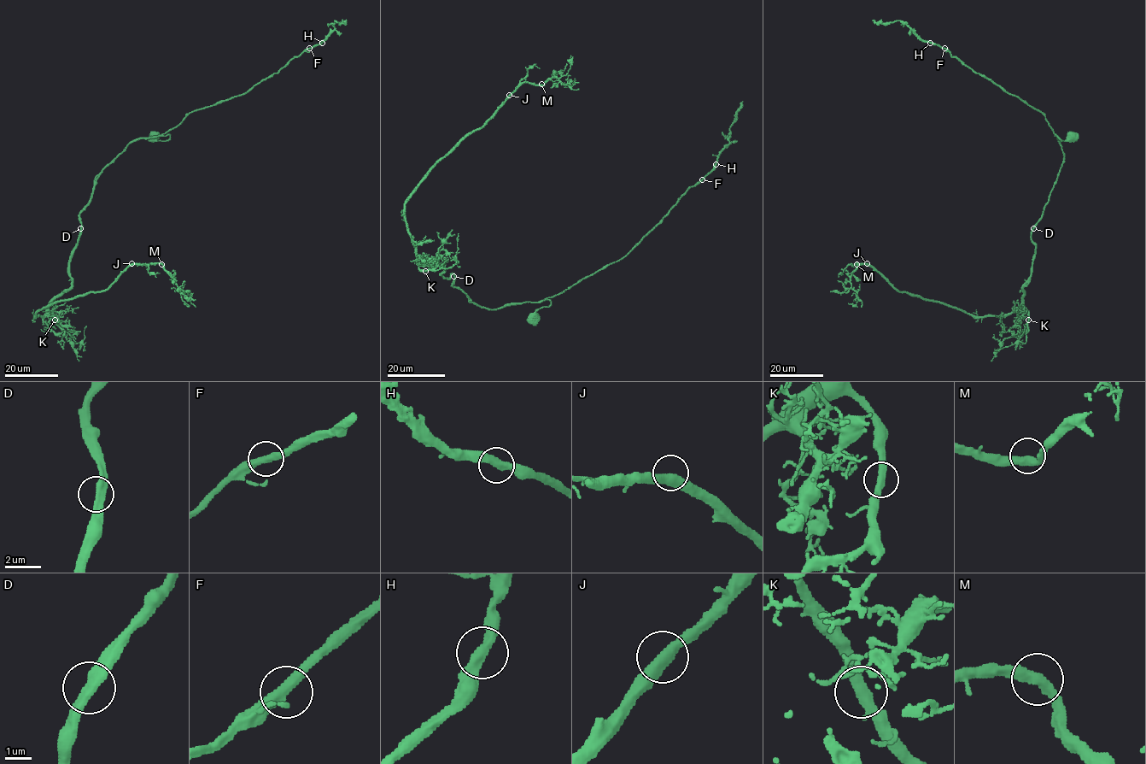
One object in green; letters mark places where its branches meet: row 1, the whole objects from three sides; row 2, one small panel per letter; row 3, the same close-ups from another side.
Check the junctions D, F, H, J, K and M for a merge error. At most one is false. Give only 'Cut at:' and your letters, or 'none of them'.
Cut at: none of them

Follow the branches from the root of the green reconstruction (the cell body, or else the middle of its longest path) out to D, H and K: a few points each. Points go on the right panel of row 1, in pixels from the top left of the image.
D: (1072, 136), (1061, 140), (1055, 135), (1061, 145), (1064, 161), (1042, 218), (1033, 228)
H: (1072, 136), (1061, 140), (1055, 136), (1038, 110), (973, 71), (945, 49), (930, 43)
K: (1072, 136), (1061, 140), (1055, 135), (1064, 161), (1031, 234), (1034, 258), (1031, 279), (1022, 286), (1028, 320)

